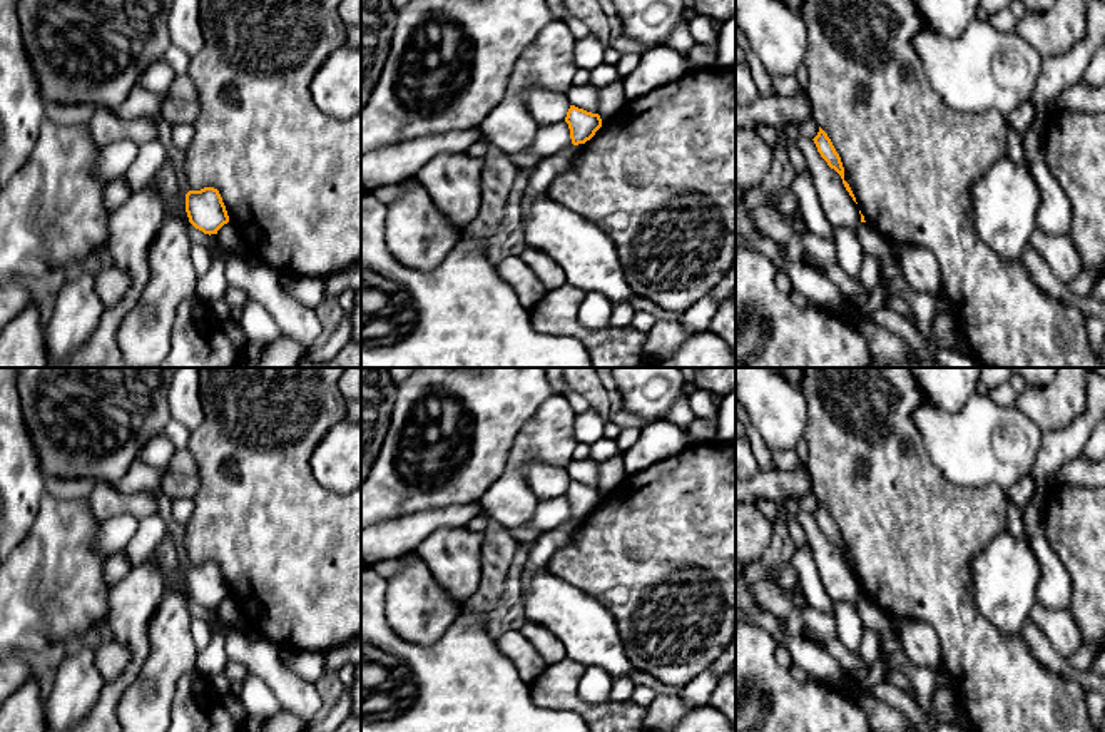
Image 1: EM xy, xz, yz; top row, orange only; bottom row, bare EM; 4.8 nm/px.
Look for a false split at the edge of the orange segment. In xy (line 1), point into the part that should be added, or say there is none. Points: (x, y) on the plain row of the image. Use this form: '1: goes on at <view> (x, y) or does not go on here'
1: does not go on here

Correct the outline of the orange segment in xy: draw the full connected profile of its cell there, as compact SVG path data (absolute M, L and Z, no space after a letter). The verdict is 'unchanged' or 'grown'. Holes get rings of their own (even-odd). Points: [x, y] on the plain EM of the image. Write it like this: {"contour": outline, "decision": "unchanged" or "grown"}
{"contour": "M204 562L186 568L189 597L204 608L217 608L229 597L229 590L217 563Z", "decision": "unchanged"}

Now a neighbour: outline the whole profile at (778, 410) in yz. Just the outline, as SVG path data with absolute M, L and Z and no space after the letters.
M736 368L736 399L772 453L806 438L807 401L777 368Z

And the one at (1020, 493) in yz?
M1031 473L1021 476L1010 490L1008 500L1013 501L1018 508L1023 508L1030 503L1035 495L1035 480Z

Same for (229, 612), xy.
M231 595L217 605L217 612L219 617L229 625L236 625L242 617L237 602Z

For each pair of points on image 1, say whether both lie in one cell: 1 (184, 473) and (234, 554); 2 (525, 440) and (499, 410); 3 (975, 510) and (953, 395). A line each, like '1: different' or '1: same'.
1: different
2: different
3: different

